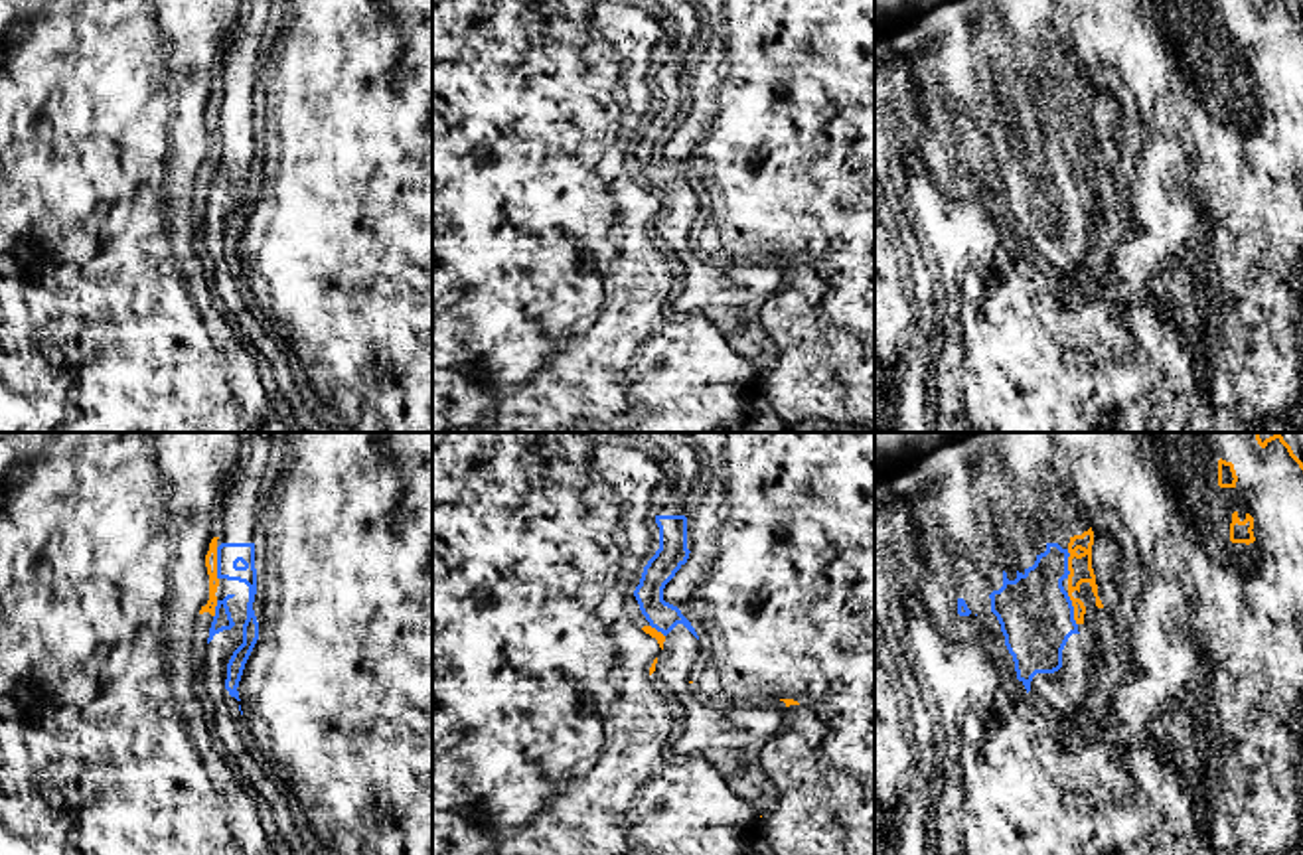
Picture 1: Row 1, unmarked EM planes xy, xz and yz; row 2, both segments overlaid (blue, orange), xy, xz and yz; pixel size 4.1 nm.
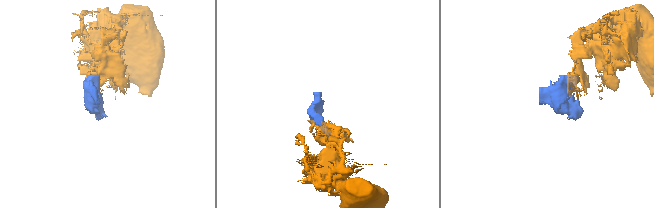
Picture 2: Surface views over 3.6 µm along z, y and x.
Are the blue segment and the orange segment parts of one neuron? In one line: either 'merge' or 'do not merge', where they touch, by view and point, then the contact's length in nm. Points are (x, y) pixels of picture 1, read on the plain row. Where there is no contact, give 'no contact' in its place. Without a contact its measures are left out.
do not merge; contact xy (218, 121); length 140 nm

